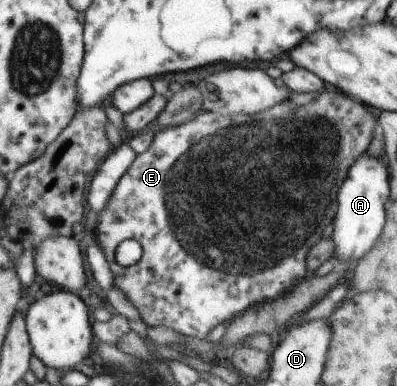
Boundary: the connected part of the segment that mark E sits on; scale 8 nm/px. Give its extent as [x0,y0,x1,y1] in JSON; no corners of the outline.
[96,90,377,338]

